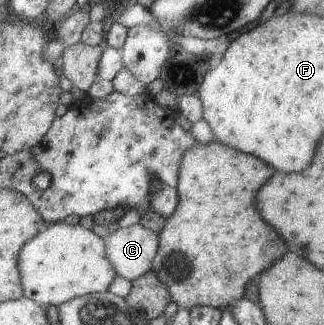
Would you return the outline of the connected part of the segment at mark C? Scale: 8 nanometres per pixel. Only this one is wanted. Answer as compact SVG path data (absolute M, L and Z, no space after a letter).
M137 223L117 229L106 238L106 247L118 274L133 282L153 270L160 249L160 234Z

